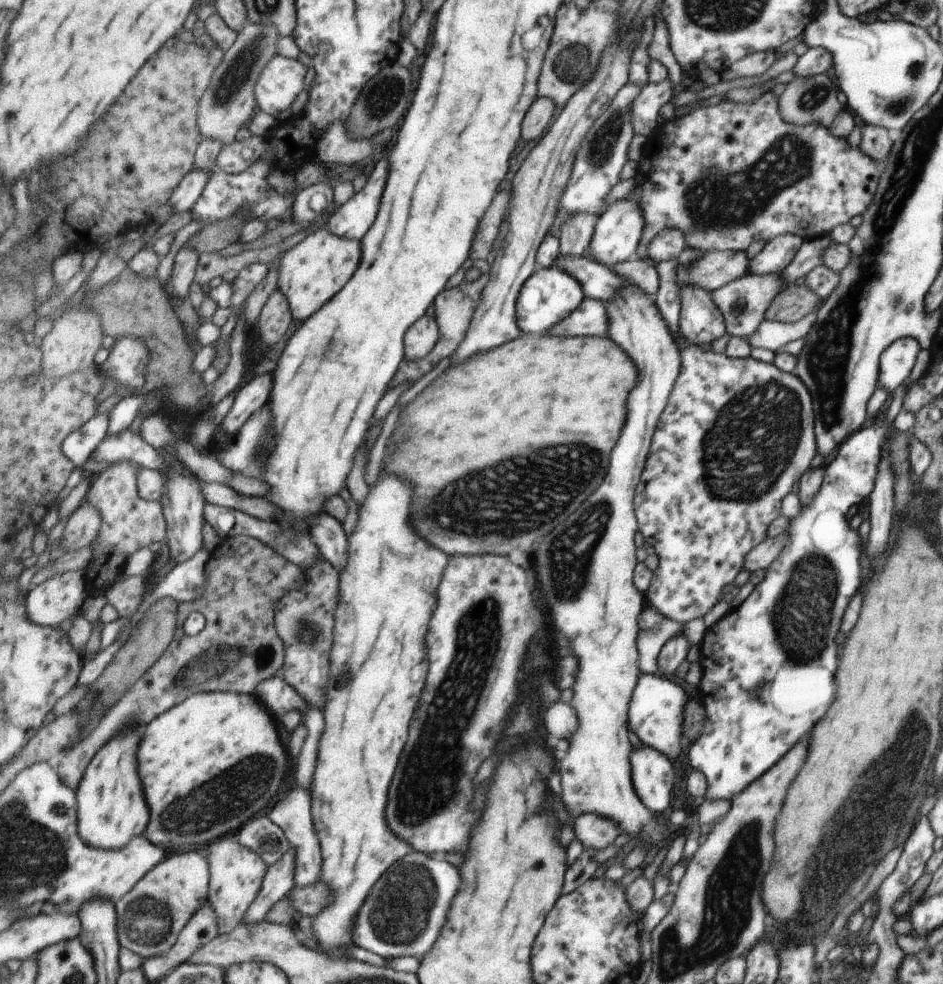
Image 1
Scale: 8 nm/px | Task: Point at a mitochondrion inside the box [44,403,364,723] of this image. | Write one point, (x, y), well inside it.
(216, 663)

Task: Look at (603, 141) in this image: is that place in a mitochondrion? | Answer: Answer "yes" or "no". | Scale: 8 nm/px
yes

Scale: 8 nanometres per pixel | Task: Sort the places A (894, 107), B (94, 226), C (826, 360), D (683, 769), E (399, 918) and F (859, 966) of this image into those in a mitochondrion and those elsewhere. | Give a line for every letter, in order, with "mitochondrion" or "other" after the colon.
A: mitochondrion
B: other
C: mitochondrion
D: other
E: mitochondrion
F: other

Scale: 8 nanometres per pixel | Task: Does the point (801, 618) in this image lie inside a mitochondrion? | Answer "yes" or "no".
yes

